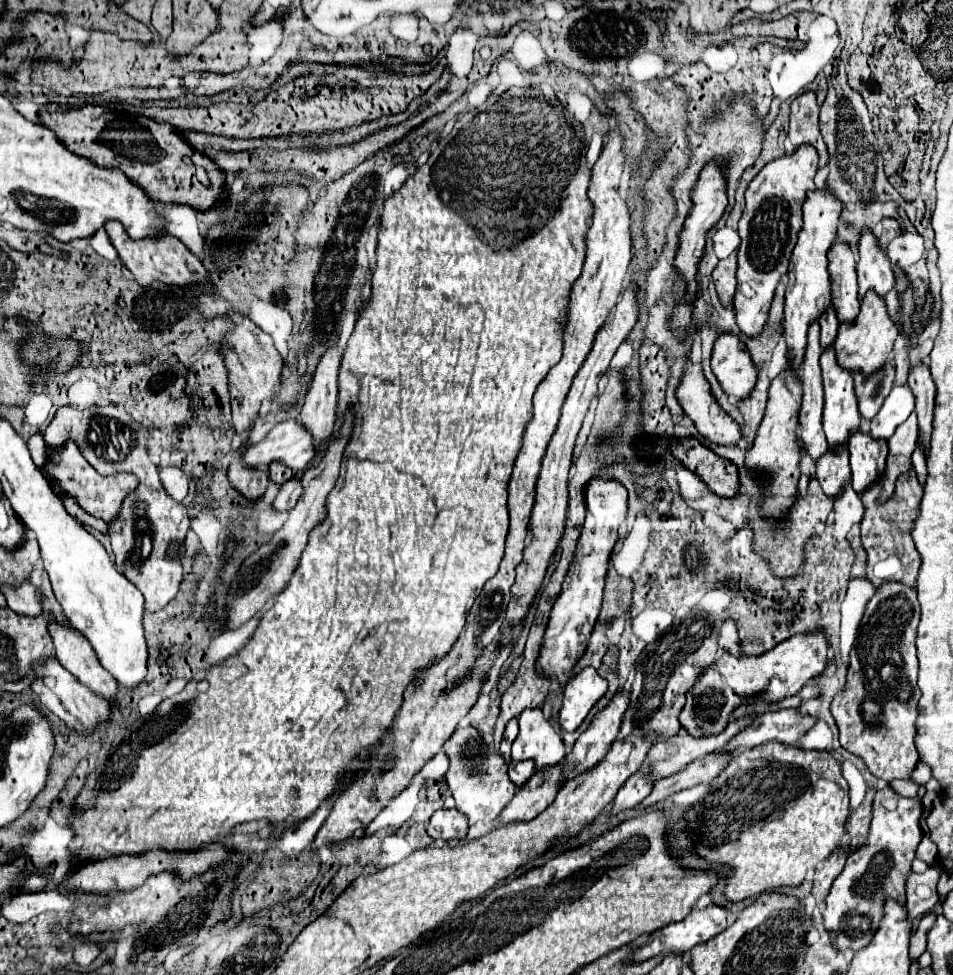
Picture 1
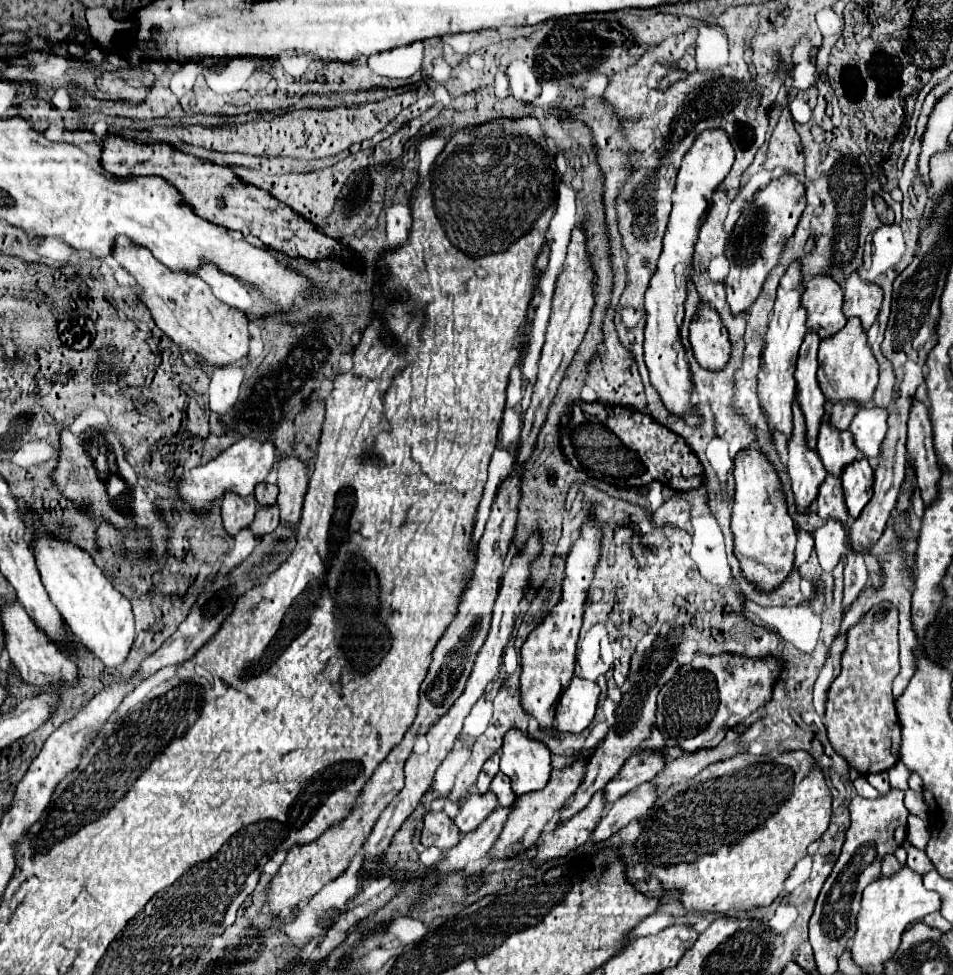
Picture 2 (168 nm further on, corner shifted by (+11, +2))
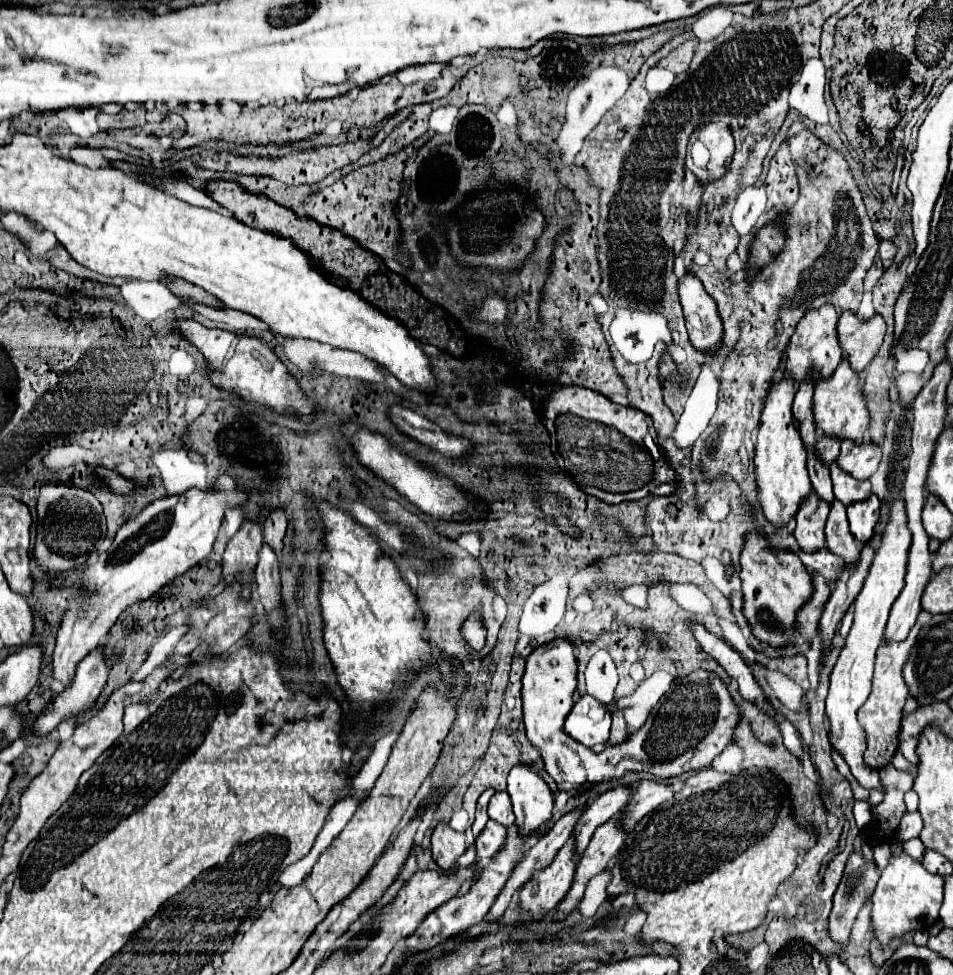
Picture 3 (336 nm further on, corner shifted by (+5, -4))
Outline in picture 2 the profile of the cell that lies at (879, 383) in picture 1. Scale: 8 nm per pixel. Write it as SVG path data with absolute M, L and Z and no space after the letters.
M839 401L833 405L831 409L831 423L835 429L847 429L855 417L859 409L855 409L855 405L851 405L851 401Z

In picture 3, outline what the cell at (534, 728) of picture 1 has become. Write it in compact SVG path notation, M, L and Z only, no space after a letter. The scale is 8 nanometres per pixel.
M517 765L507 777L507 793L511 797L517 833L529 837L551 819L553 795L545 781L527 765Z

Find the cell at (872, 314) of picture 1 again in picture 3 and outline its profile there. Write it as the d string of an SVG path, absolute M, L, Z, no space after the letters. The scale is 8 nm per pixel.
M843 359L829 379L821 379L815 385L815 395L813 395L813 421L815 421L815 431L817 435L825 437L837 437L837 439L853 439L857 445L863 441L863 433L867 431L869 425L869 413L865 407L865 397L863 389L859 383L859 375L849 367L847 359Z

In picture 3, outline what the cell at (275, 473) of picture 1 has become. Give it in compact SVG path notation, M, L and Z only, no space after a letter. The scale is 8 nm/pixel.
M273 511L271 519L265 521L263 533L265 533L265 543L277 553L277 557L281 557L283 551L283 537L287 531L287 519L281 511Z

